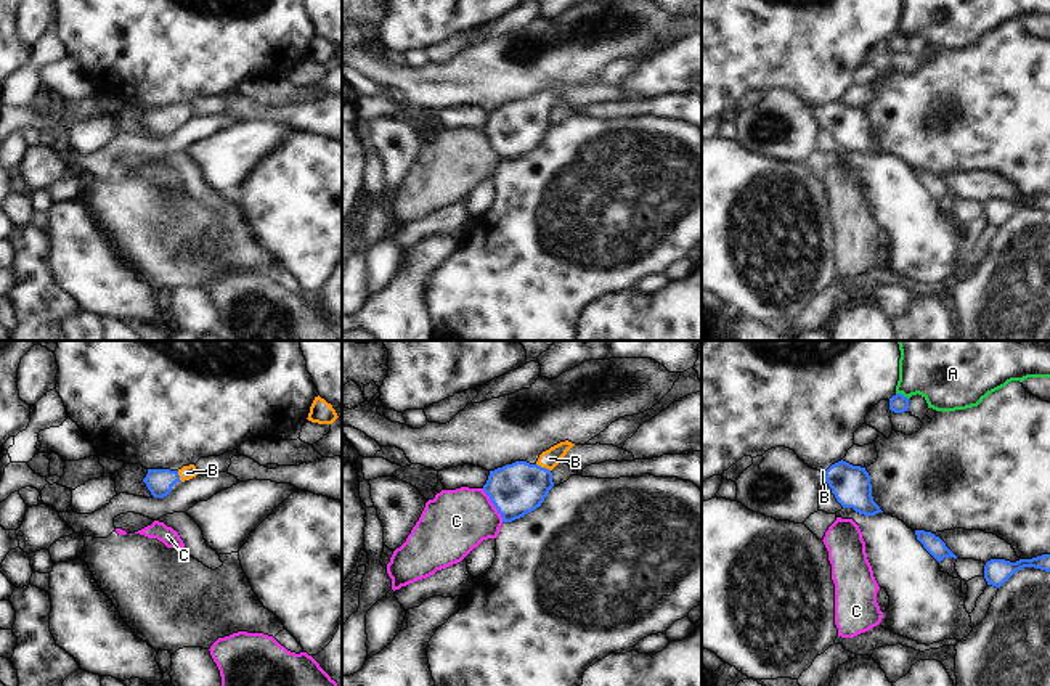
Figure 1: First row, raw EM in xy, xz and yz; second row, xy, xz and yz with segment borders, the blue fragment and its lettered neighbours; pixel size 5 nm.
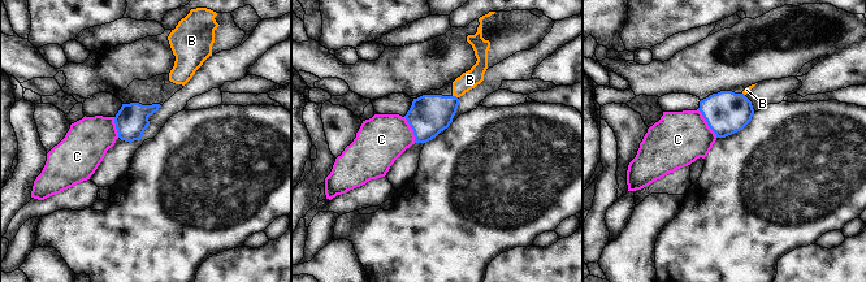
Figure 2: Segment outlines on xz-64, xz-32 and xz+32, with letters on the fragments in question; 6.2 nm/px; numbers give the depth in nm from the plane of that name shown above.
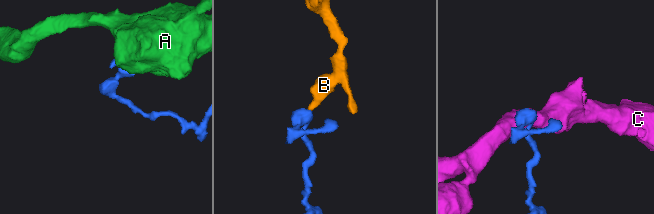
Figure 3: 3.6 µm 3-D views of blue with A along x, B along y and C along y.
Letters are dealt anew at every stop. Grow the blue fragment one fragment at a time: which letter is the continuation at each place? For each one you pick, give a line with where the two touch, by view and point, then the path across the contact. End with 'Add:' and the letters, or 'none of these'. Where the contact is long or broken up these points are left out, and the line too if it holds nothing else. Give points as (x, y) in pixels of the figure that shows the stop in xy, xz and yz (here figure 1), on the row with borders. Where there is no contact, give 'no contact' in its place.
B: meets blue in xz at (543, 468); runs through xz (517, 489), (524, 487), (543, 468), (549, 458)
Add: B

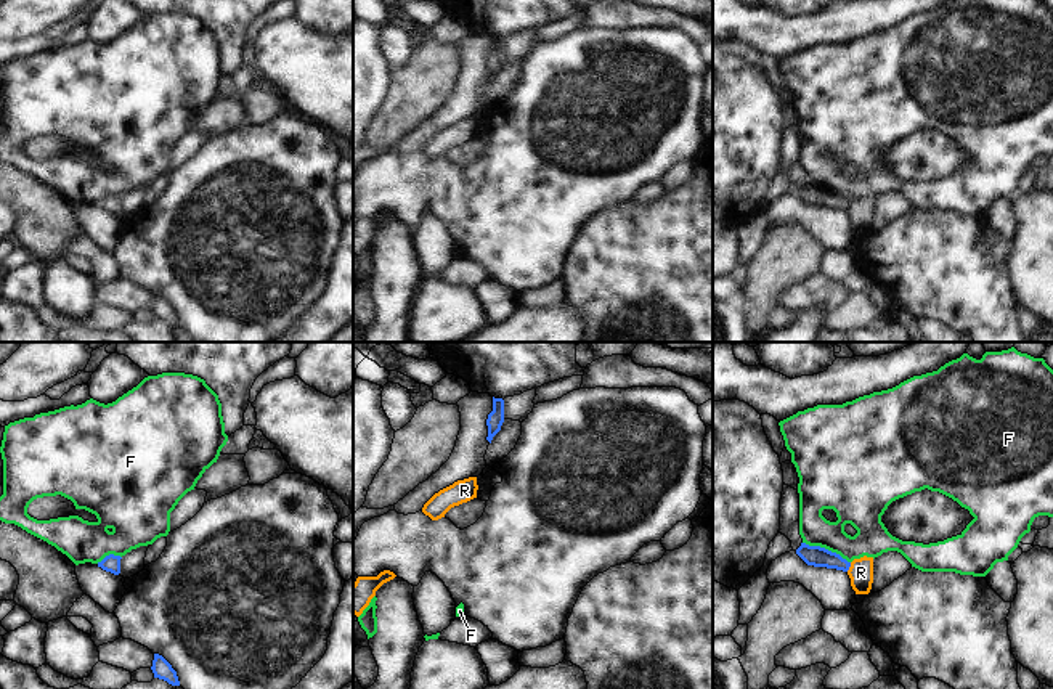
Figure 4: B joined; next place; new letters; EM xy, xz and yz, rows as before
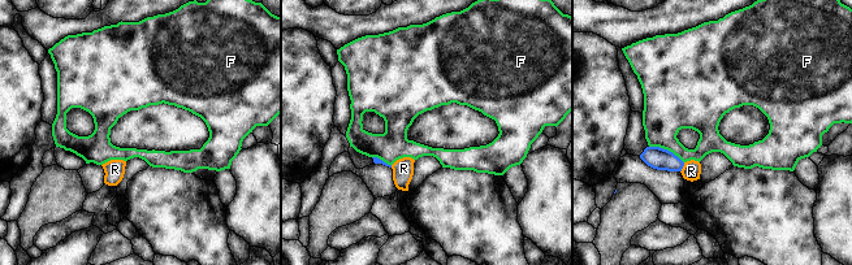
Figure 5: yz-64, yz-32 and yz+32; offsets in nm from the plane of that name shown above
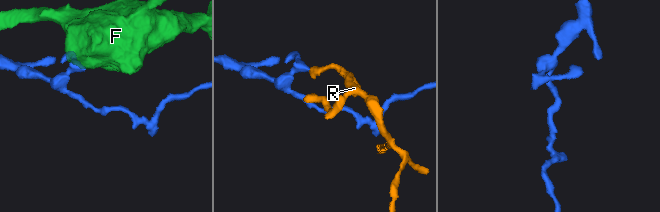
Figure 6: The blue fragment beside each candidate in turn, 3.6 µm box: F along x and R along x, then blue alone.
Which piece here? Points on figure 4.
Add: none of these

